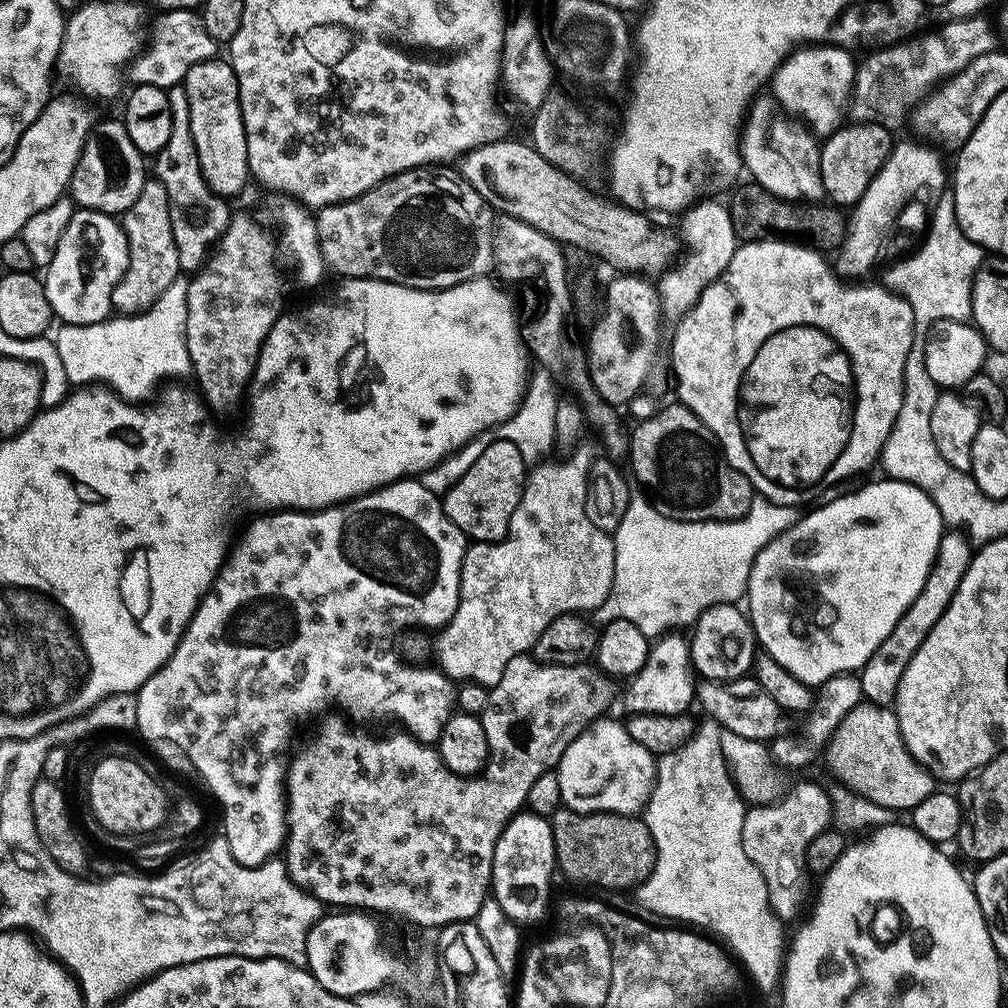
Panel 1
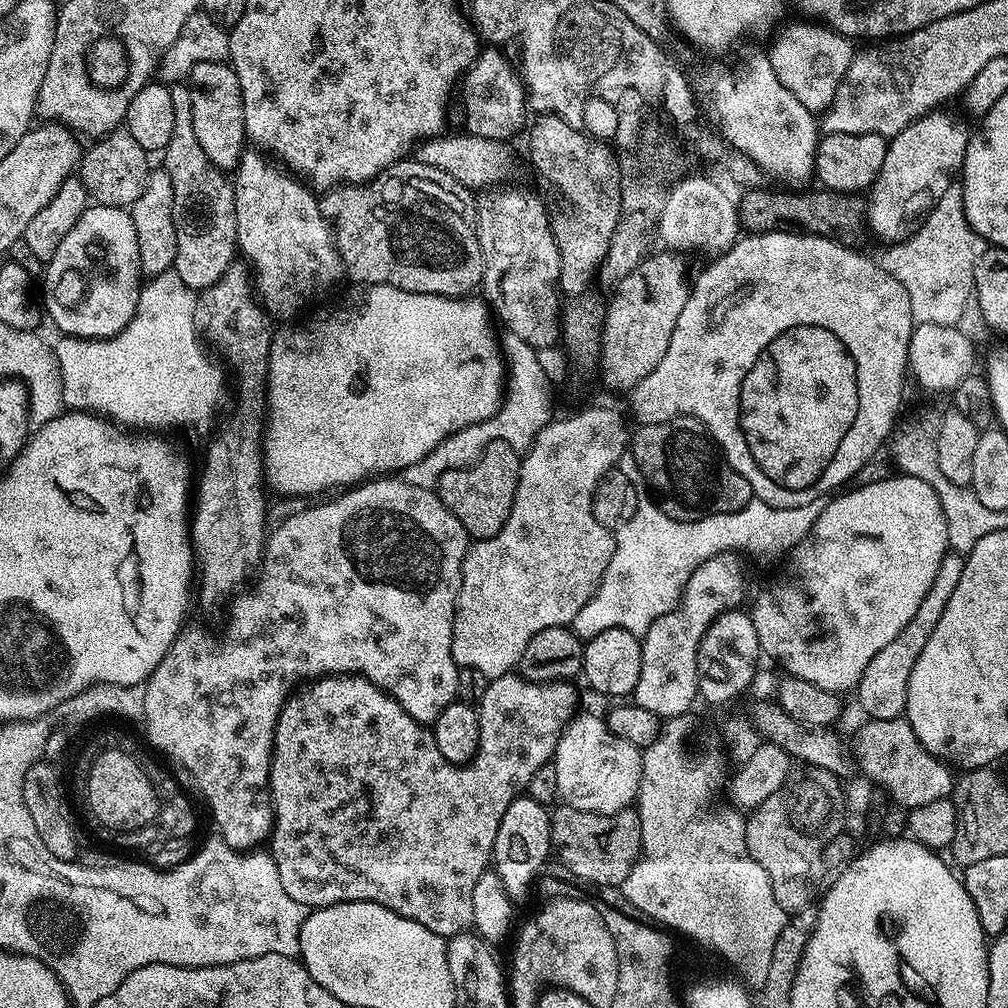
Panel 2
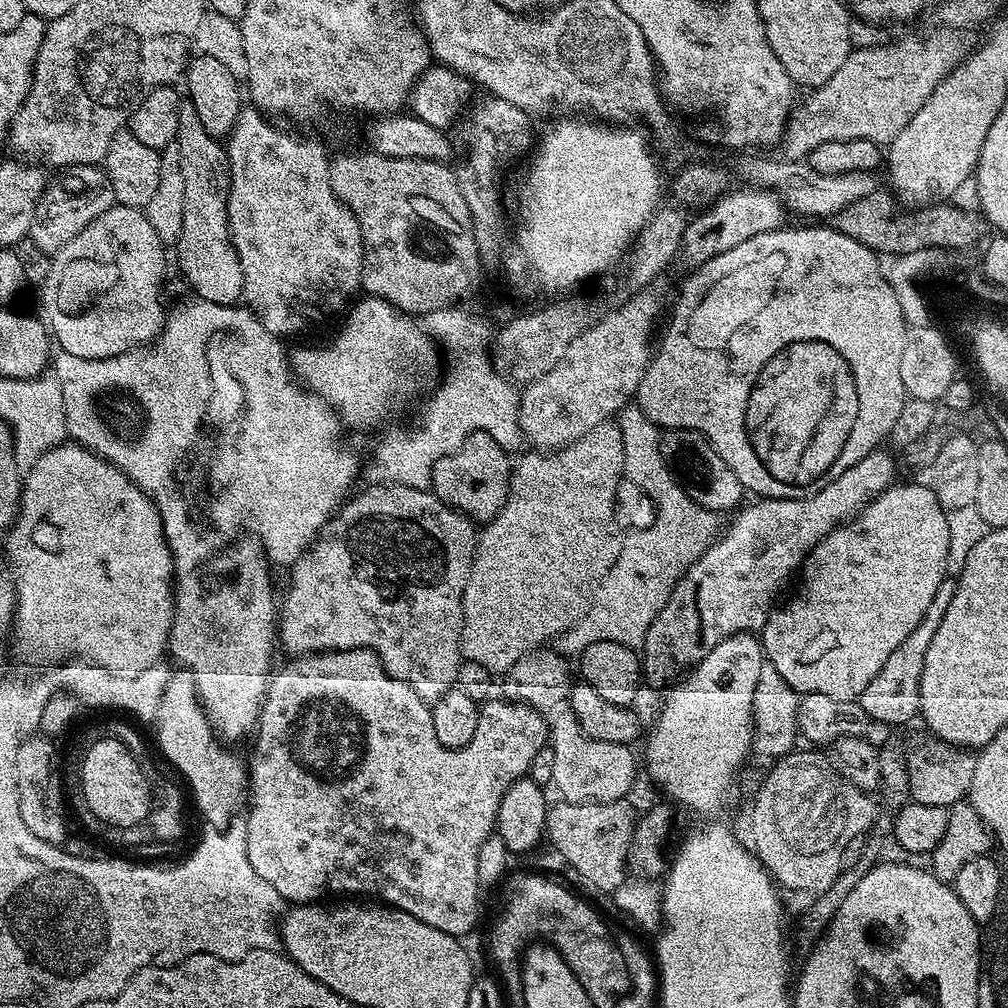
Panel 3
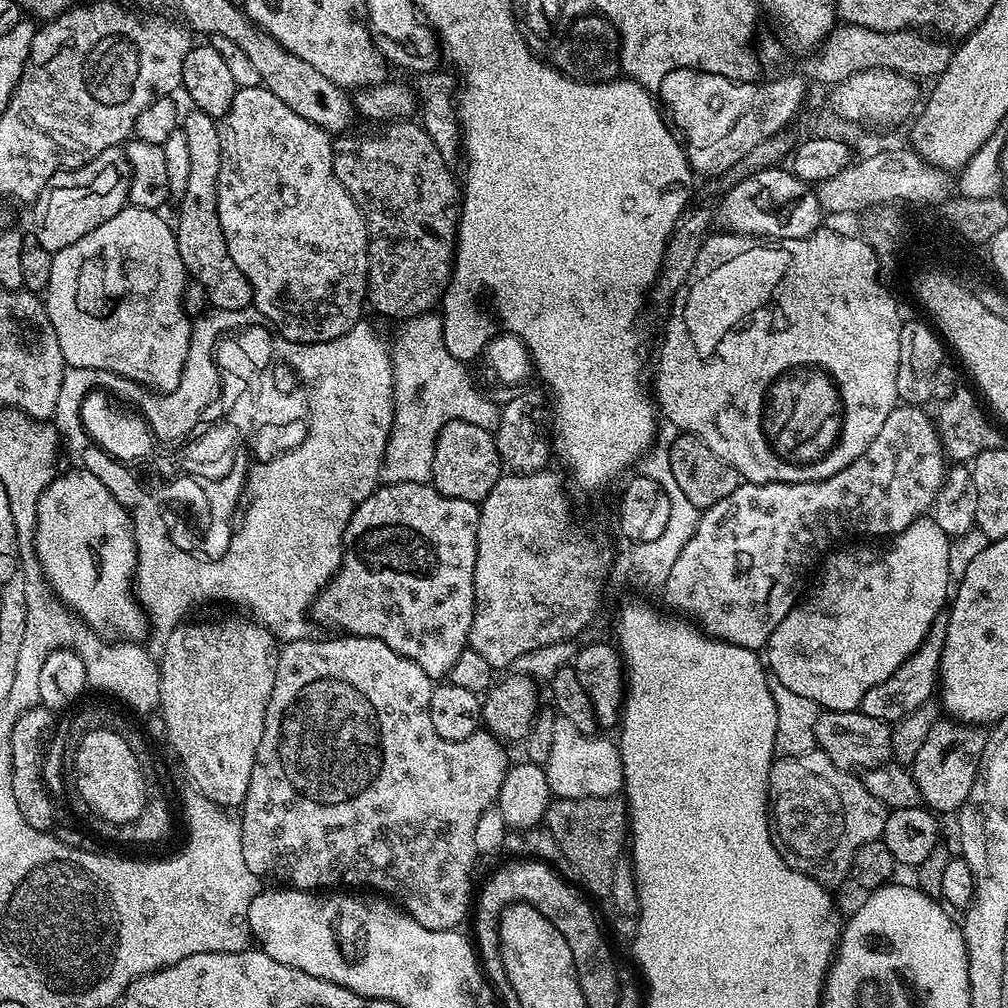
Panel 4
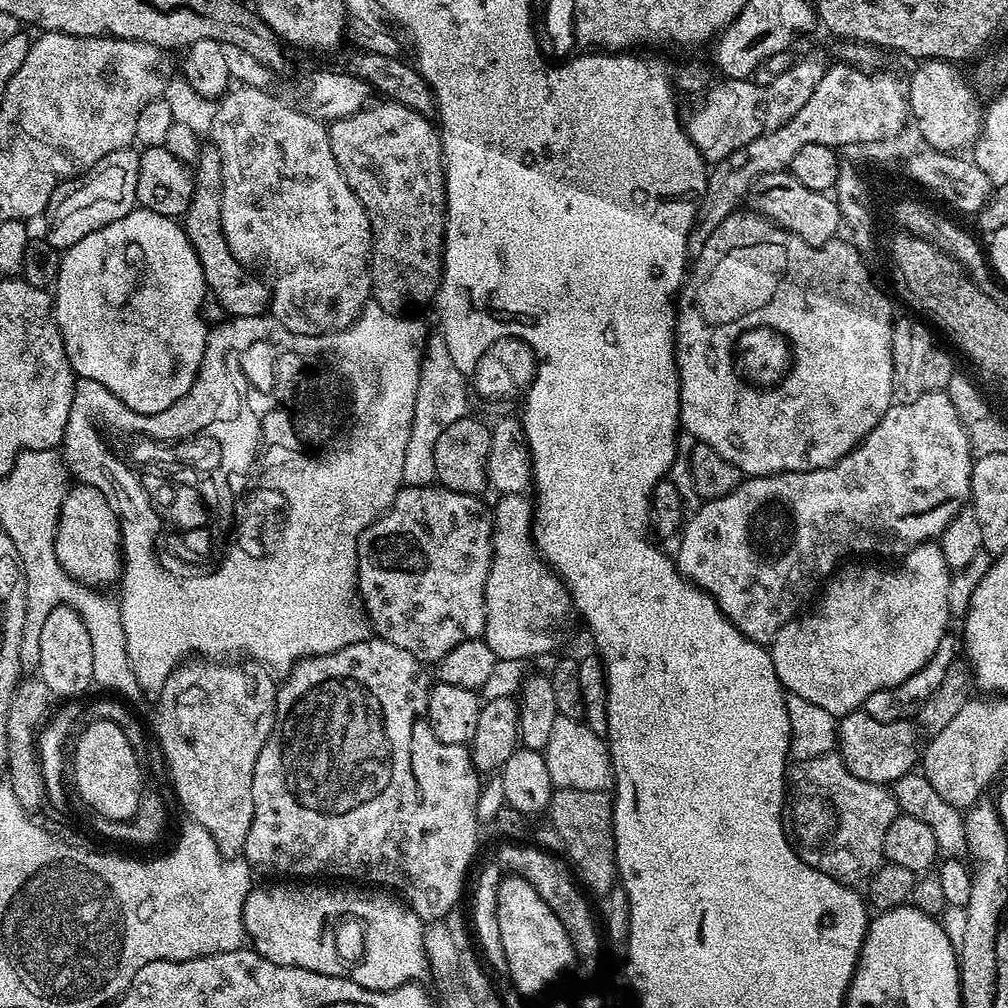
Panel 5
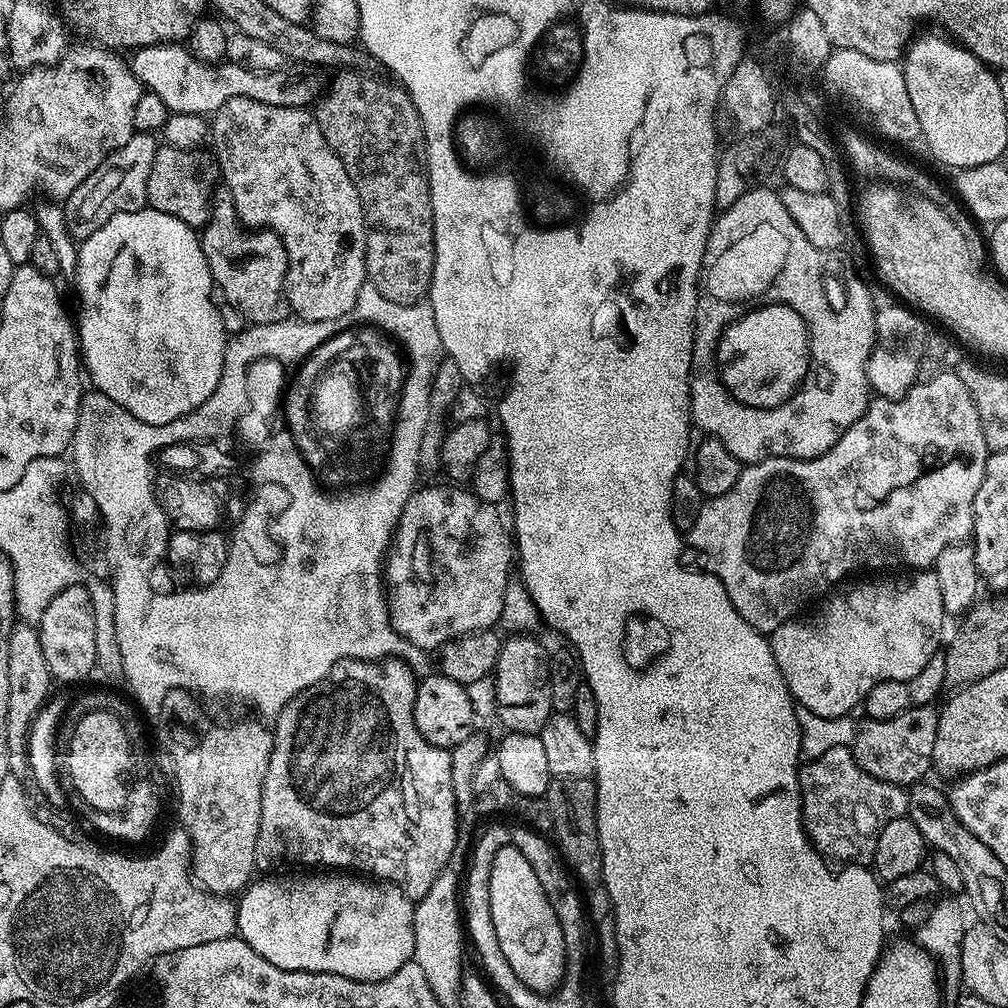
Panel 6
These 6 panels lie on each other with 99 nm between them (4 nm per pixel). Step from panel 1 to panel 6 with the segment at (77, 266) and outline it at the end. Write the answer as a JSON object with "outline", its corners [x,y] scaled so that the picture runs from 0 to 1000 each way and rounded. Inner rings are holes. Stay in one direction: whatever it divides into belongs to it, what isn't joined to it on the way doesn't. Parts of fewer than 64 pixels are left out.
{"outline":[[[128,212],[115,214],[110,222],[101,224],[85,238],[78,239],[75,247],[77,261],[77,279],[79,278],[79,314],[73,317],[73,324],[77,334],[77,353],[81,358],[82,368],[92,377],[94,388],[105,395],[109,395],[121,407],[133,411],[141,419],[161,421],[173,419],[192,407],[196,403],[205,401],[206,397],[216,387],[216,377],[223,376],[223,344],[222,317],[214,311],[214,302],[206,295],[208,275],[206,261],[198,248],[197,237],[192,236],[192,227],[187,222],[180,222],[172,214],[158,212]]]}

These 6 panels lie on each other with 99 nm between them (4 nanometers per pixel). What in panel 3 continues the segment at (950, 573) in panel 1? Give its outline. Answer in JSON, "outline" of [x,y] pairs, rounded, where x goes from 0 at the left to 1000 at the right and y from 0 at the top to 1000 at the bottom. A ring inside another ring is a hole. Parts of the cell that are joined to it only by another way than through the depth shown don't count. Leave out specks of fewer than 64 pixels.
{"outline":[[[938,573],[931,581],[923,601],[919,601],[919,609],[907,621],[907,625],[891,641],[887,641],[887,649],[875,657],[875,665],[863,673],[859,685],[851,692],[853,703],[860,708],[862,715],[873,718],[901,718],[910,713],[913,704],[913,678],[915,665],[919,657],[919,645],[923,645],[923,637],[927,637],[927,629],[931,629],[931,621],[935,621],[935,613],[938,613],[938,605],[942,602],[942,593],[946,593],[948,575]]]}

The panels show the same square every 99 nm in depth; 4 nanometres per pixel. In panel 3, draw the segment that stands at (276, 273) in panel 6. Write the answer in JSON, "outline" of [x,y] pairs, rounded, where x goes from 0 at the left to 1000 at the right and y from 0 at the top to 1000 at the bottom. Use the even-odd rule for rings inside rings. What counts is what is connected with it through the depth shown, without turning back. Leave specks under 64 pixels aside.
{"outline":[[[183,97],[180,98],[179,108],[177,109],[177,129],[175,130],[175,138],[173,140],[177,145],[177,153],[181,163],[181,185],[184,186],[183,203],[181,204],[181,232],[179,237],[173,243],[175,254],[179,257],[179,270],[187,277],[187,282],[191,286],[193,293],[204,300],[212,300],[213,302],[233,303],[233,298],[237,299],[242,293],[242,277],[240,276],[240,264],[238,257],[234,251],[234,245],[230,242],[230,232],[226,228],[226,186],[228,185],[228,173],[226,172],[226,149],[225,146],[215,136],[209,135],[204,129],[204,125],[200,125],[200,117],[196,117],[196,109],[192,109],[190,100]]]}

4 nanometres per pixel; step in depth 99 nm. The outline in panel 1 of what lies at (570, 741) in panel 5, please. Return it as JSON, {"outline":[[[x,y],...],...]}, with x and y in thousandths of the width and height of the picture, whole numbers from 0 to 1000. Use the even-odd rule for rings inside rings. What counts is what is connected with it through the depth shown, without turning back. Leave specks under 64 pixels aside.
{"outline":[[[603,713],[590,714],[580,726],[569,732],[569,736],[565,736],[565,740],[562,740],[562,748],[558,748],[551,763],[554,777],[558,779],[558,799],[566,806],[608,806],[614,810],[631,810],[638,807],[650,780],[652,751],[641,744],[641,740],[633,740],[616,715],[614,718],[611,714]]]}

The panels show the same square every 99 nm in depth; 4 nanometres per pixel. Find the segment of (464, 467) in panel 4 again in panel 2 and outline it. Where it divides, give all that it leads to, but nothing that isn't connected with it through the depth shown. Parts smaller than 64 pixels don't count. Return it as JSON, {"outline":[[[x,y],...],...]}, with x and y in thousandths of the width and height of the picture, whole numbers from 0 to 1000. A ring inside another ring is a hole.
{"outline":[[[488,438],[468,461],[444,465],[434,478],[432,487],[437,497],[458,518],[469,537],[485,536],[502,522],[506,506],[510,502],[510,490],[514,486],[517,449],[504,438]]]}

